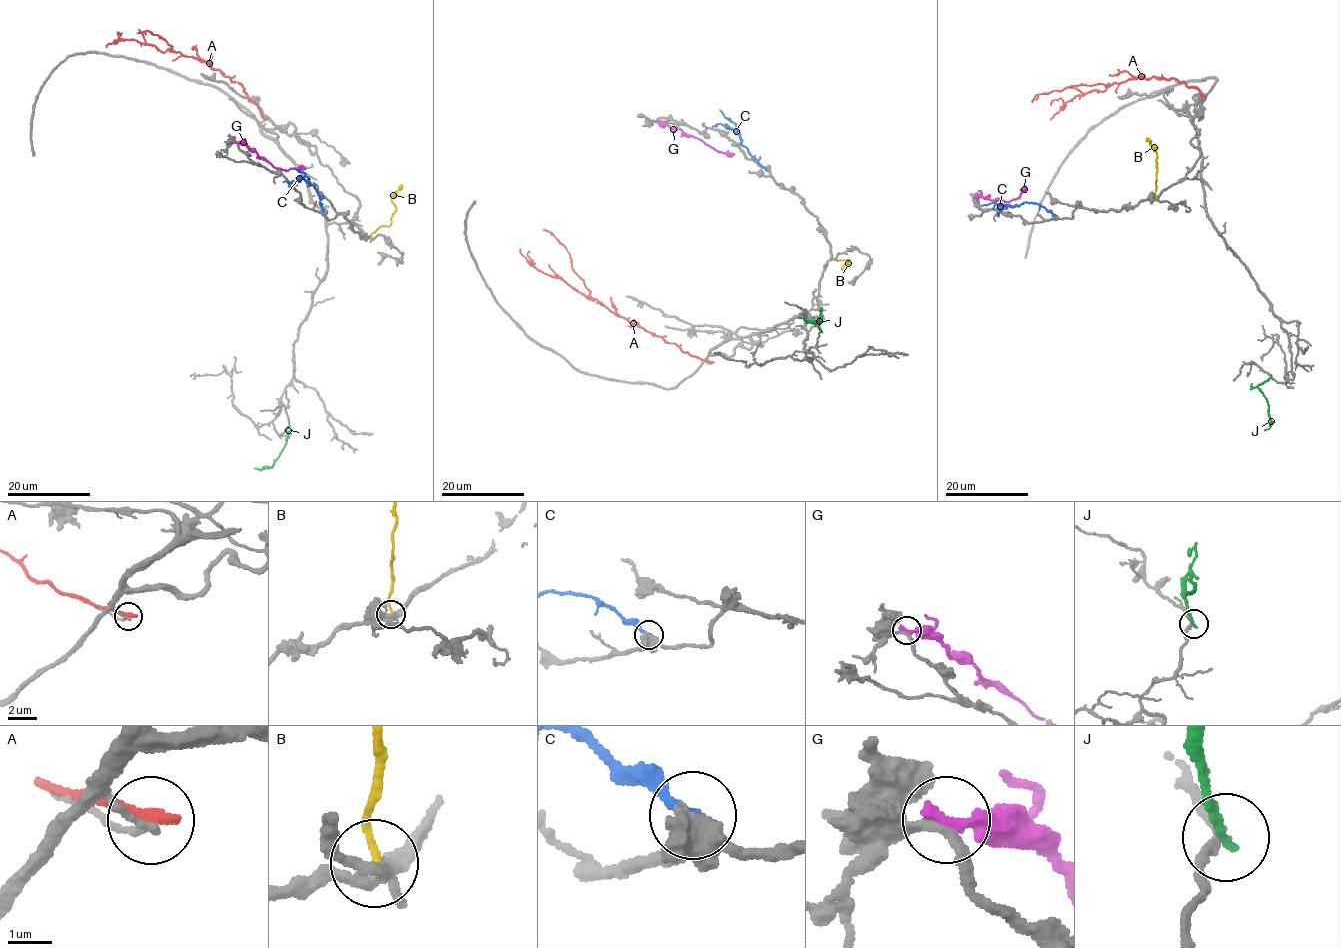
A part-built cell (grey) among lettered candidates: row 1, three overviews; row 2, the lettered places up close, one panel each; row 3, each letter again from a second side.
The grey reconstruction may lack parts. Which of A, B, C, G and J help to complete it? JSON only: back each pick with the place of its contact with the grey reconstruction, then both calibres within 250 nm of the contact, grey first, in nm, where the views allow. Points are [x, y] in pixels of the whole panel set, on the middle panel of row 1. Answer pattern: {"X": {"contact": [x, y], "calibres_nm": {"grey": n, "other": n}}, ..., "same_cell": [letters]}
{"same_cell": []}

